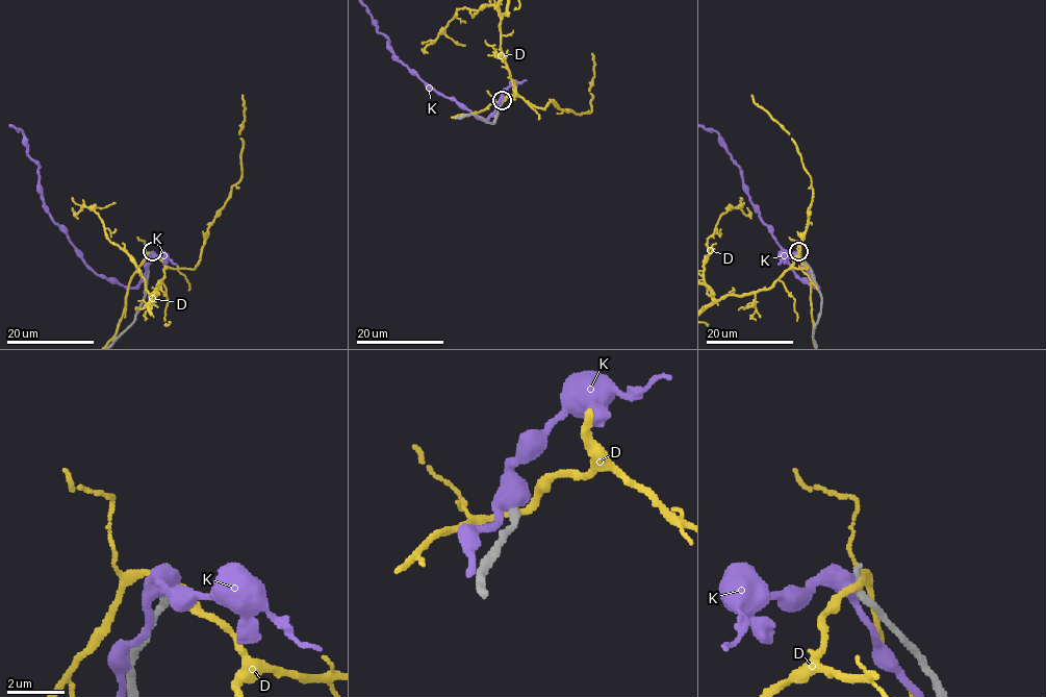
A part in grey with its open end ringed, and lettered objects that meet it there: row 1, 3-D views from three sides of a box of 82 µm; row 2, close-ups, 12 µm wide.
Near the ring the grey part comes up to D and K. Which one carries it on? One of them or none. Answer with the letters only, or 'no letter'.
no letter

